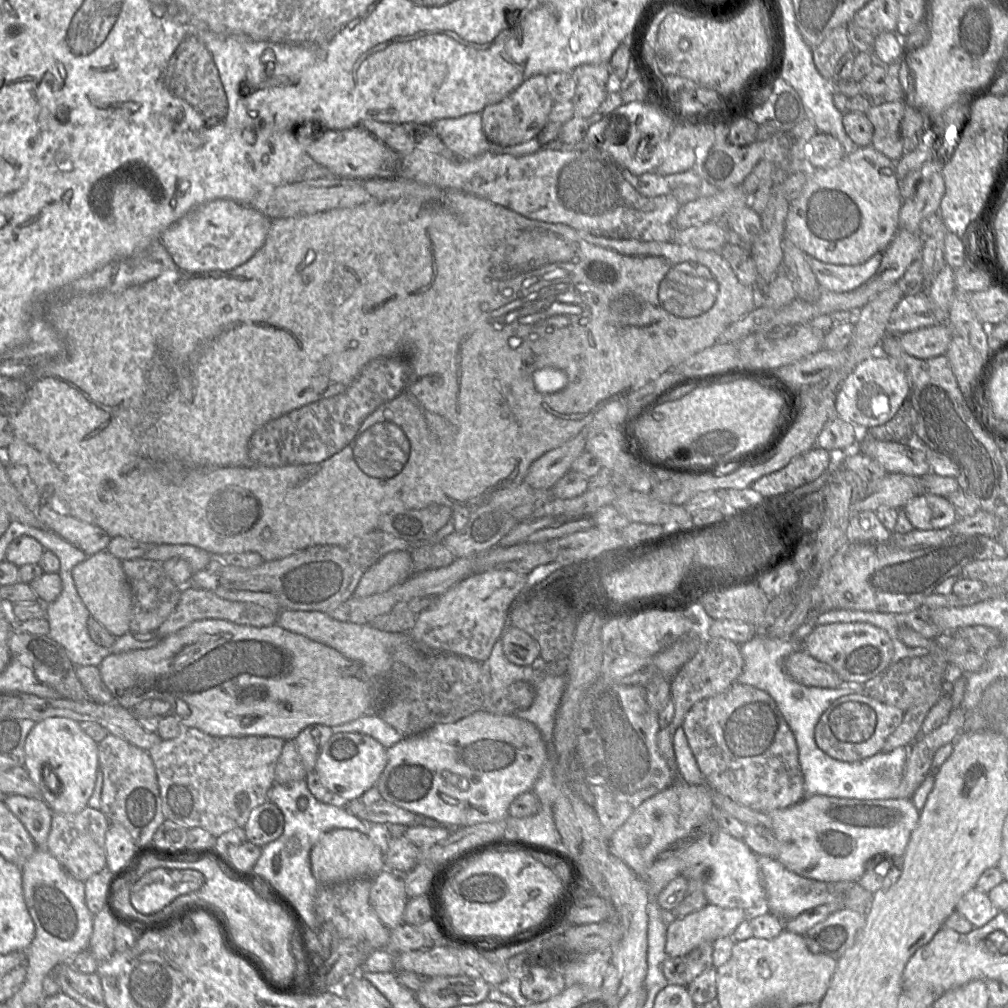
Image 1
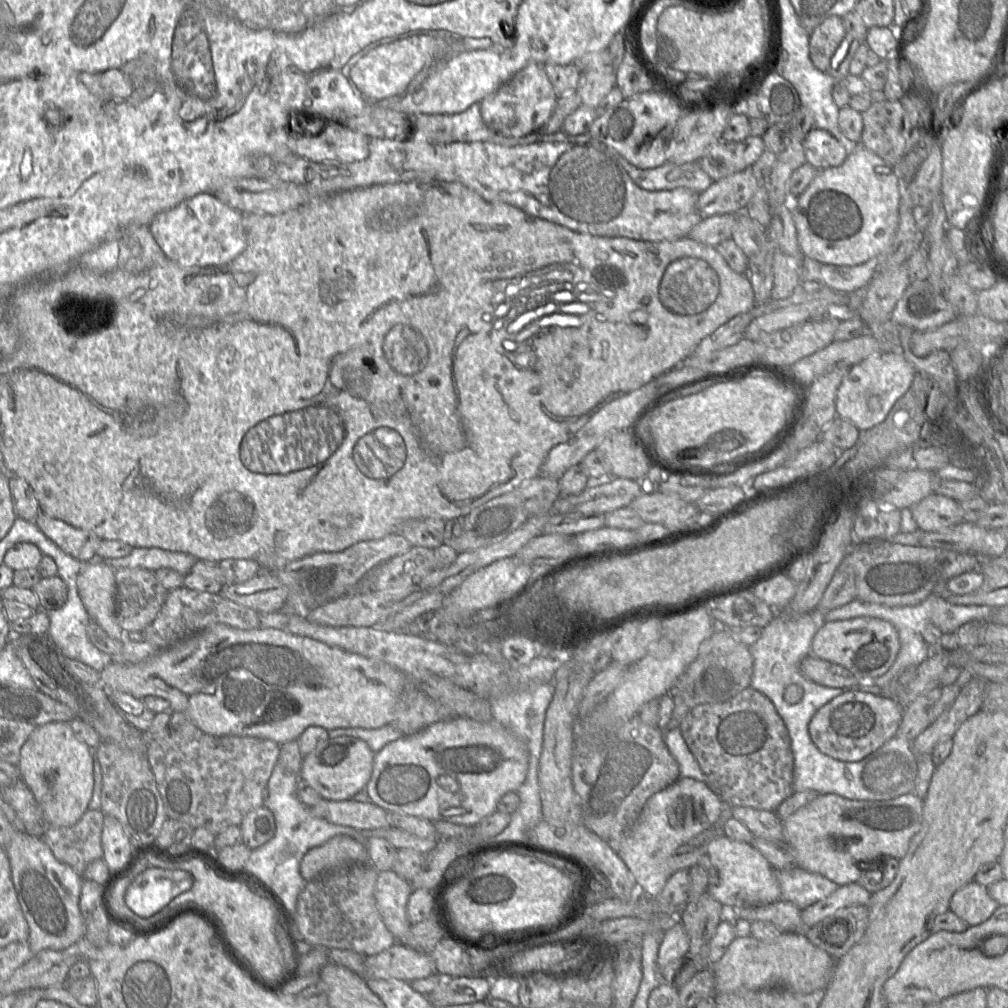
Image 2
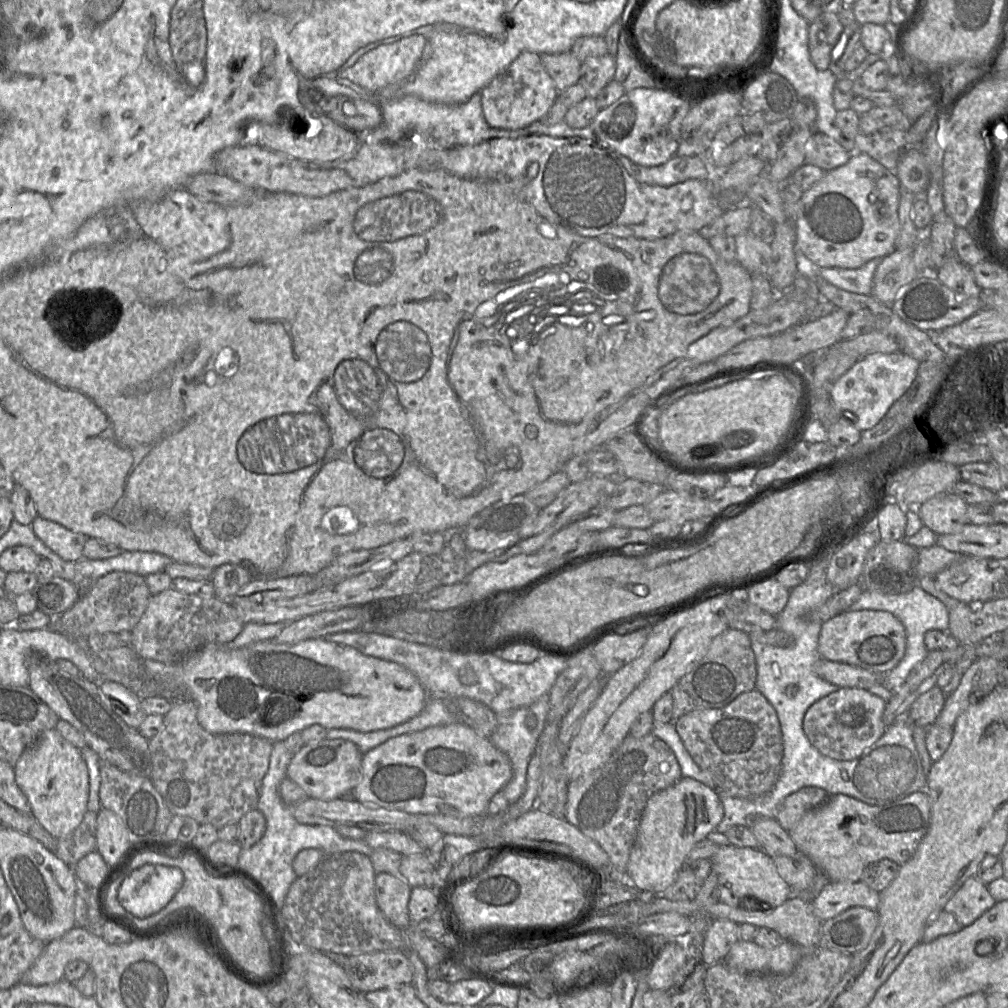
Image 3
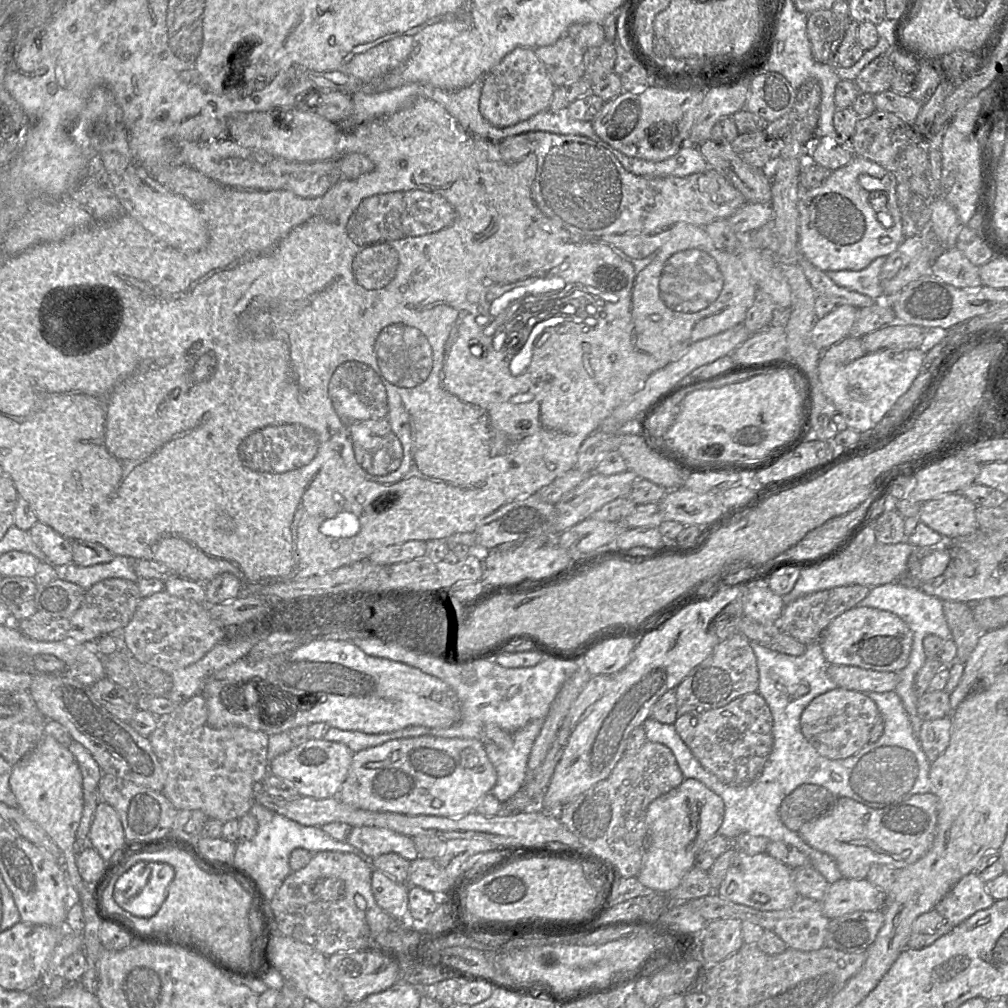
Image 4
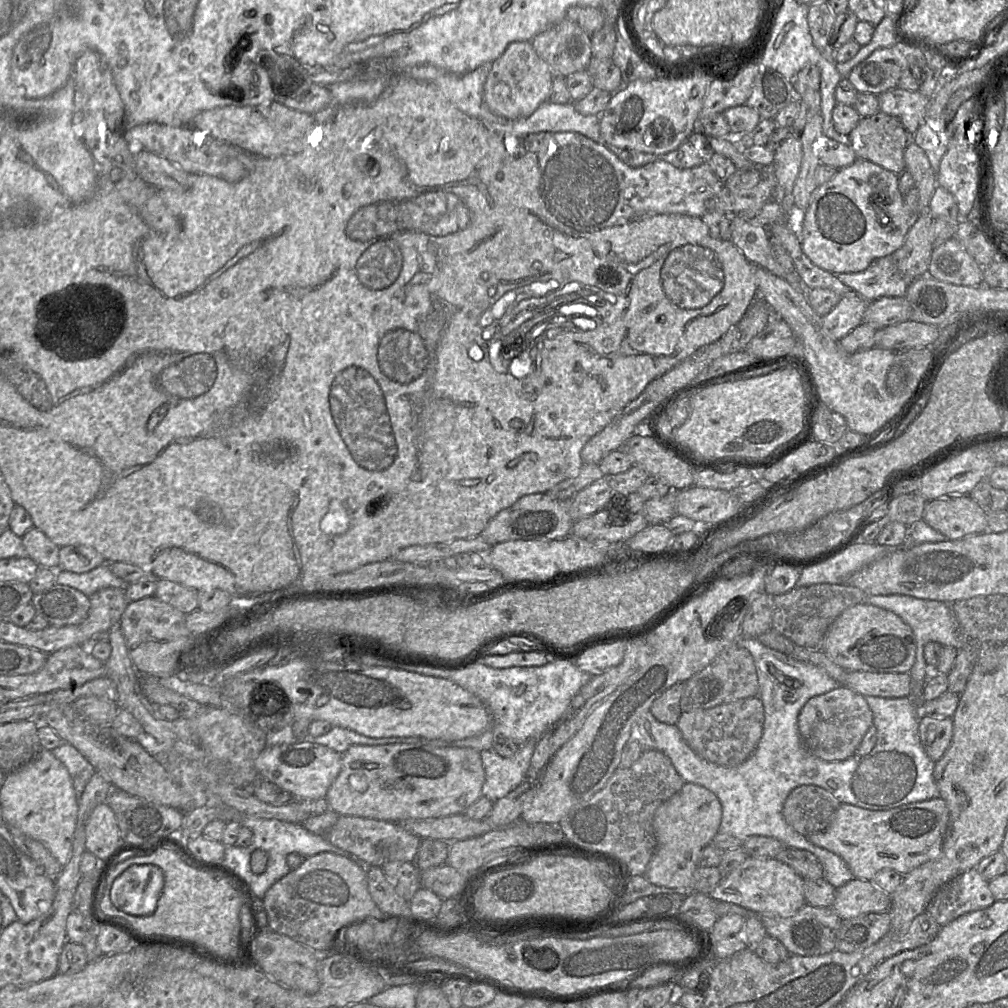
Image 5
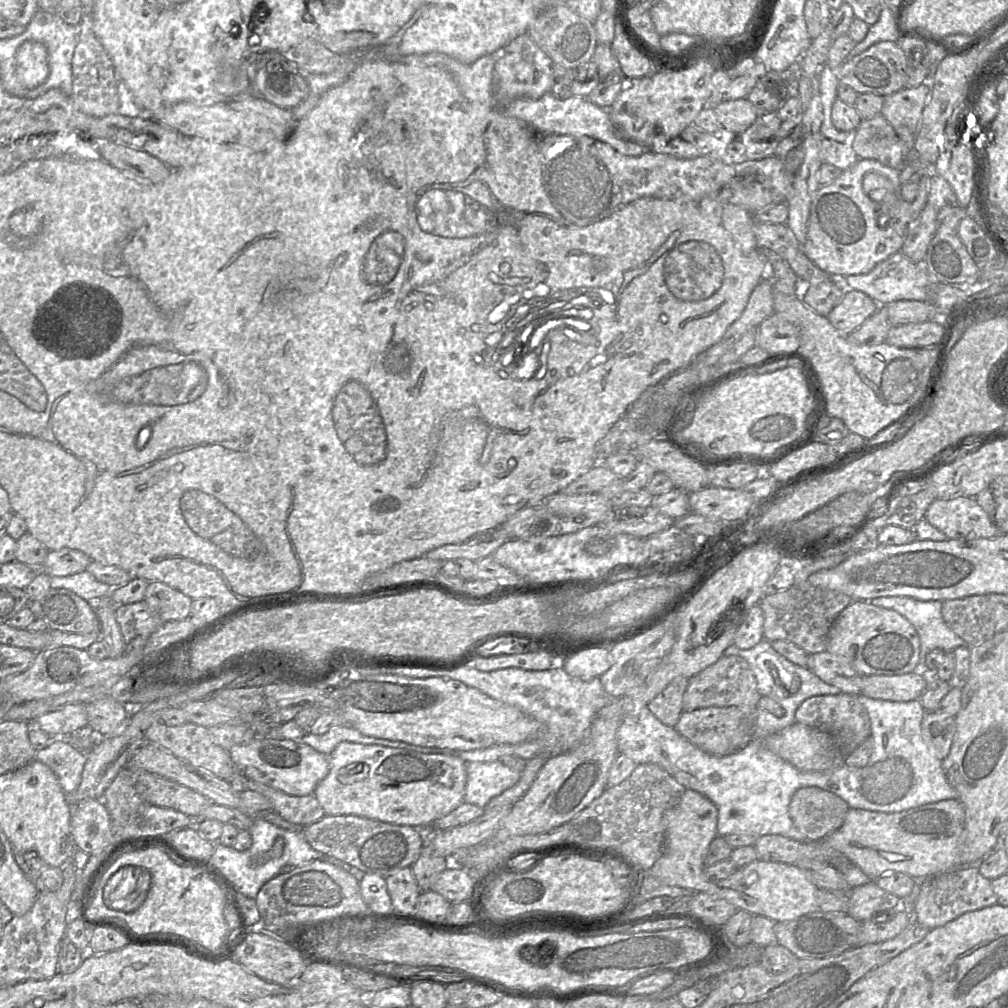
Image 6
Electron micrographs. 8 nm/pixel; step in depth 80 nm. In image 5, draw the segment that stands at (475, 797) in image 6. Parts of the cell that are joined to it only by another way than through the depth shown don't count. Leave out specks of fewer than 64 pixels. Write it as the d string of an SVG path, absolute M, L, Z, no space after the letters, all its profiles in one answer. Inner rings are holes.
M527 740L510 758L501 757L492 748L481 751L485 771L482 796L494 803L518 787L525 780L536 743Z

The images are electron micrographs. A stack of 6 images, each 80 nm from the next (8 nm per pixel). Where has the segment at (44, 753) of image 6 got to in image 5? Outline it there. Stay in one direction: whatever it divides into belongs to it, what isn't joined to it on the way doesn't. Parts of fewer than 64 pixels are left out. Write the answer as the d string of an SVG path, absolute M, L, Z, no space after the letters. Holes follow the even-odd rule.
M63 742L60 746L51 750L53 755L59 759L67 768L78 802L86 785L96 772L93 765L71 744Z

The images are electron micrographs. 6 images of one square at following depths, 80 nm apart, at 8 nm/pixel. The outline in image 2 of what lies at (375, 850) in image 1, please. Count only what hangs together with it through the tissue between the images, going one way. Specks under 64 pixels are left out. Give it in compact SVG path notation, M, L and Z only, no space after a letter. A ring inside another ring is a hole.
M337 835L309 849L300 862L299 872L308 882L328 871L360 863L369 863L366 846L349 836Z

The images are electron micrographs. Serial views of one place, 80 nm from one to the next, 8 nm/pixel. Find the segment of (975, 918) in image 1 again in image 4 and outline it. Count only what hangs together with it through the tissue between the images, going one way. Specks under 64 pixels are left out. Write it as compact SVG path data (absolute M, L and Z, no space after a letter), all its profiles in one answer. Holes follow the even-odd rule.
M971 872L952 887L934 910L954 927L977 911L991 907L994 902L986 891L986 883Z

